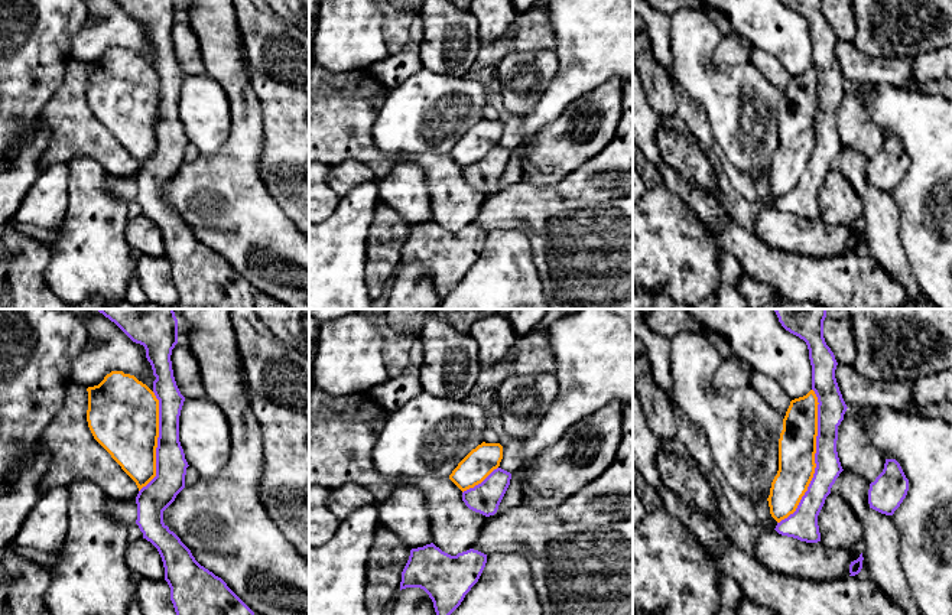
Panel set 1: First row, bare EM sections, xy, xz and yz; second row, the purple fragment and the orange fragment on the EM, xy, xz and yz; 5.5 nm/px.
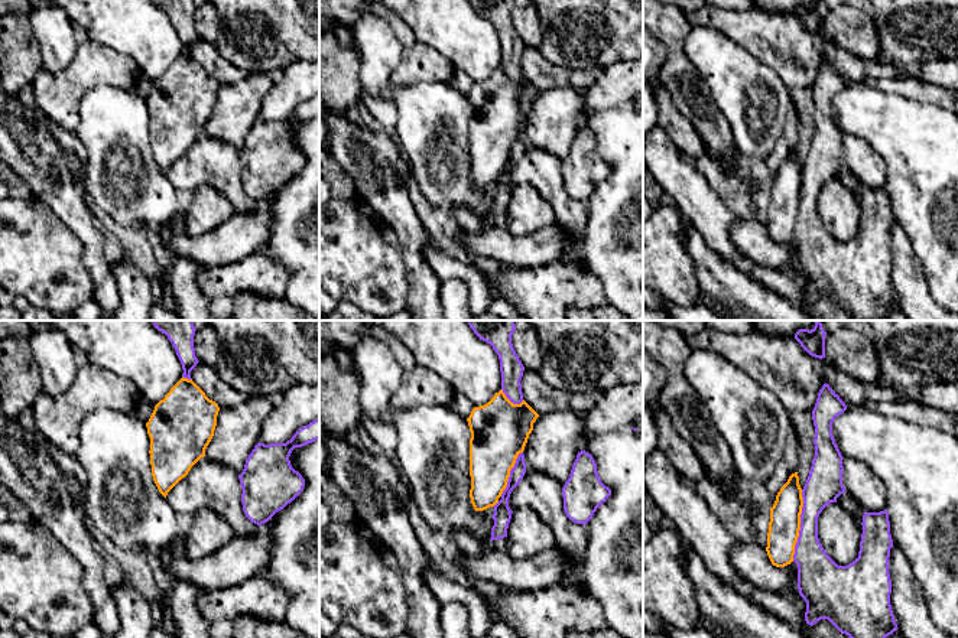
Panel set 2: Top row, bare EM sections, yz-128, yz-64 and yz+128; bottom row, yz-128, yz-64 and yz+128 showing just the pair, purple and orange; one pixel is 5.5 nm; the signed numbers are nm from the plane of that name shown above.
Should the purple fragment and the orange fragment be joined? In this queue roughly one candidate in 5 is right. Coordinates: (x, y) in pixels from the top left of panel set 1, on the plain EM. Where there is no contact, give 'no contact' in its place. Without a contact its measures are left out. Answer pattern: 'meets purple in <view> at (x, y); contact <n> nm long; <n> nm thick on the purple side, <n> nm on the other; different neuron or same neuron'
meets purple in yz at (815, 134); contact 800 nm long; 140 nm thick on the purple side, 200 nm on the other; different neuron

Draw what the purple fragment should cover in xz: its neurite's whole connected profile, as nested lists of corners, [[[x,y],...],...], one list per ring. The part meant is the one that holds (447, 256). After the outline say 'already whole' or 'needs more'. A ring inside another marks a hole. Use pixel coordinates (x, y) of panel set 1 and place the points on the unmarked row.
[[[433,219],[412,225],[402,248],[400,267],[423,266],[433,279],[436,293],[443,299],[478,258],[487,231],[469,225],[451,232]]] | already whole

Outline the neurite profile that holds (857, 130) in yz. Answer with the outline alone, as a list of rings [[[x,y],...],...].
[[[864,84],[847,85],[838,102],[836,128],[844,147],[862,153],[868,160],[883,149],[886,134],[867,108],[868,88]]]

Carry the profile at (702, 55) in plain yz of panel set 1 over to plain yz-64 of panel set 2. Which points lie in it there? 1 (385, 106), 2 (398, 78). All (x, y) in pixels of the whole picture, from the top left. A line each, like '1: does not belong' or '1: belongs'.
1: does not belong
2: does not belong

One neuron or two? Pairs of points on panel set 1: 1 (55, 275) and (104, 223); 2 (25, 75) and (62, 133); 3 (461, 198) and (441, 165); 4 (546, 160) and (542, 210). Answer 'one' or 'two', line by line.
1: one
2: two
3: one
4: two

